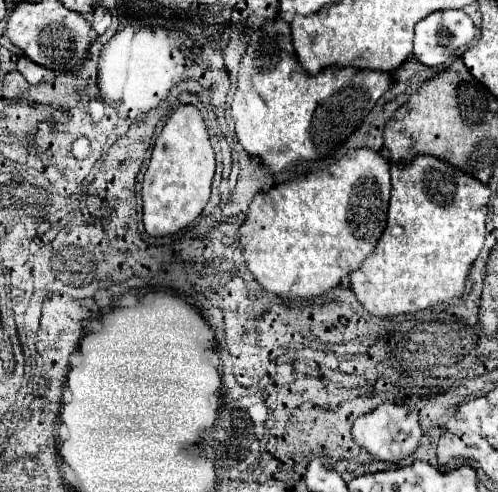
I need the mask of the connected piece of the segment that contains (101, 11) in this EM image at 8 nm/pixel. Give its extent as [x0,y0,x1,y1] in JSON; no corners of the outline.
[92,5,110,35]

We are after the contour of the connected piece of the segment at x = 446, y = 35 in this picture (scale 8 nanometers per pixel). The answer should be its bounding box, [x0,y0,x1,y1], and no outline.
[414,9,474,67]

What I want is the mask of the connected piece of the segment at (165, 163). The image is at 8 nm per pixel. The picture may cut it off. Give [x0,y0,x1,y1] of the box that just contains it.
[142,105,214,237]

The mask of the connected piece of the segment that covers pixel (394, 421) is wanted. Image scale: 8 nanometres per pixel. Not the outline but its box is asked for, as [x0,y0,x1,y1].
[352,405,422,463]

